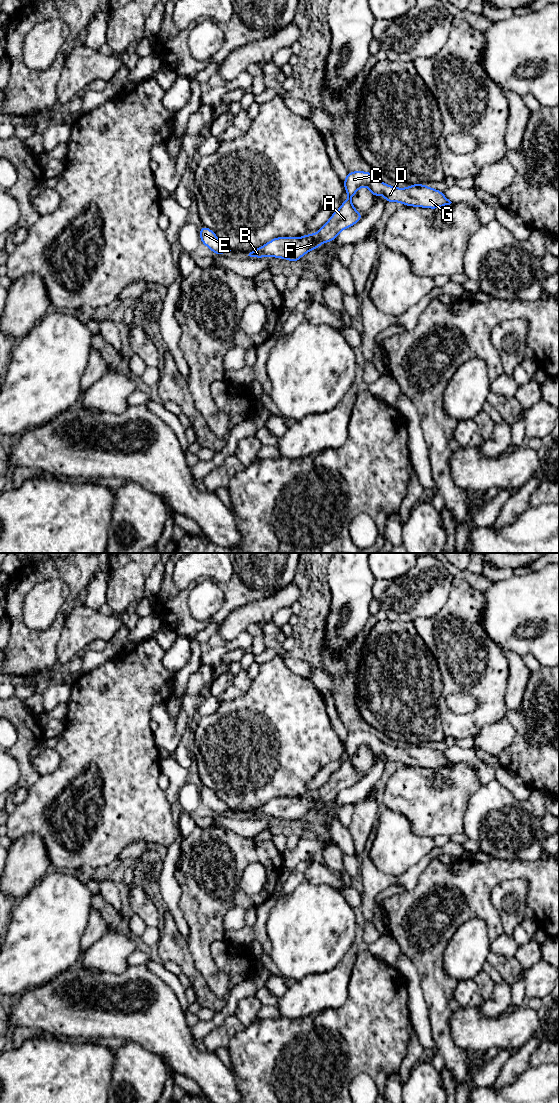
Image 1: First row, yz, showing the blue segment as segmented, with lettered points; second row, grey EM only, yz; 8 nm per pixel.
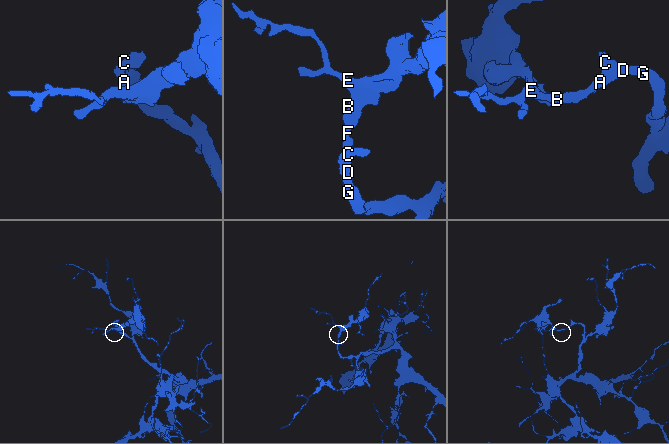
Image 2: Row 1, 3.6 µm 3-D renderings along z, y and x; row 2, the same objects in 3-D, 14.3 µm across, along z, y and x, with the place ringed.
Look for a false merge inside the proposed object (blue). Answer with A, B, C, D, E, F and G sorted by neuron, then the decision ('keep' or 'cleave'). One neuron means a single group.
A B C D E F G | keep

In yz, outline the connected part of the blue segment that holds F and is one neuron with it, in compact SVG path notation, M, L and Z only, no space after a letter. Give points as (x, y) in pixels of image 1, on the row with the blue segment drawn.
M364 171L347 172L343 182L348 199L341 207L332 213L330 219L320 228L318 233L307 234L303 237L276 237L268 243L253 250L248 256L254 258L276 257L292 262L298 261L311 250L316 250L322 243L336 239L344 229L355 225L364 215L353 206L351 199L355 193L366 186L376 198L382 194L386 203L400 202L403 205L437 209L452 202L443 192L423 184L412 184L408 188L397 188L380 181L373 173Z

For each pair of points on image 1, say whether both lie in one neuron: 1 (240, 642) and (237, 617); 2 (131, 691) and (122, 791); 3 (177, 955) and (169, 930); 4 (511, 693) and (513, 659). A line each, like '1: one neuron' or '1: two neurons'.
1: two neurons
2: one neuron
3: one neuron
4: one neuron

